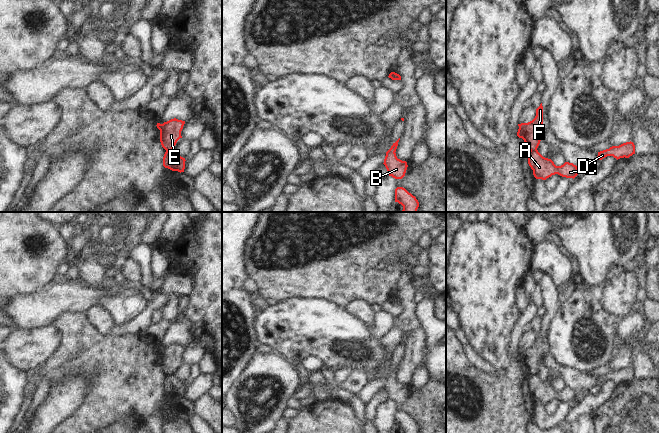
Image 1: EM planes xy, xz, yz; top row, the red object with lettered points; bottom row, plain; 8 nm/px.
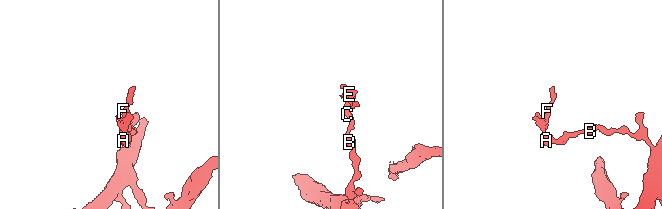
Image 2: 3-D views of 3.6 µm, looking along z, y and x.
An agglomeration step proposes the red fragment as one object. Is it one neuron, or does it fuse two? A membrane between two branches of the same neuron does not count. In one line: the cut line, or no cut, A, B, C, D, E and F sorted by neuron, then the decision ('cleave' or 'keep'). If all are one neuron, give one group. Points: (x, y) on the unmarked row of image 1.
xy (166, 373), (172, 374) | A B C D / E F | cleave

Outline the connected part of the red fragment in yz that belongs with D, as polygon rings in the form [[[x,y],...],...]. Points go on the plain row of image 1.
[[[626,366],[619,370],[612,370],[609,373],[598,376],[598,380],[595,385],[602,384],[607,380],[613,380],[617,384],[620,382],[629,382],[635,378],[635,369],[633,366]]]

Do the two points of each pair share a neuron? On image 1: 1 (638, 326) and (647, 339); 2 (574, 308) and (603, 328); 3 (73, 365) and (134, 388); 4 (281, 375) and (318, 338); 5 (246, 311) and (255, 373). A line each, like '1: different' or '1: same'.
1: different
2: same
3: same
4: different
5: different

